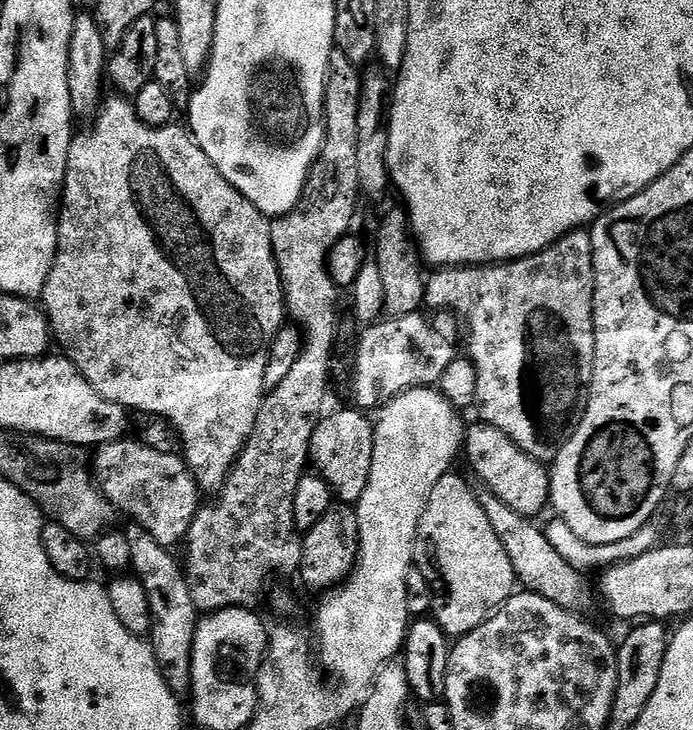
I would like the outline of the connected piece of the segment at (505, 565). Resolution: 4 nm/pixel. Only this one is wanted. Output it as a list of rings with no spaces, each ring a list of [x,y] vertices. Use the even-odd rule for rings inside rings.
[[[457,474],[444,476],[430,490],[430,498],[426,502],[426,510],[418,522],[416,535],[415,567],[422,570],[431,592],[431,615],[444,635],[459,638],[478,630],[496,612],[500,611],[518,588],[514,574],[514,566],[510,566],[510,554],[506,554],[506,546],[498,542],[498,534],[494,534],[494,526],[490,526],[490,518],[486,518],[486,510],[482,510],[480,496],[472,493],[472,488]]]

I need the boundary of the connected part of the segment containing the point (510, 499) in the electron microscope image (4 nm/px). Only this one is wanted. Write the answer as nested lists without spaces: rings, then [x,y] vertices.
[[[483,422],[467,429],[464,437],[466,456],[472,472],[485,484],[487,491],[496,499],[506,502],[510,510],[522,514],[525,518],[539,517],[543,508],[547,509],[552,494],[552,477],[549,469],[530,454],[526,454],[502,430]]]

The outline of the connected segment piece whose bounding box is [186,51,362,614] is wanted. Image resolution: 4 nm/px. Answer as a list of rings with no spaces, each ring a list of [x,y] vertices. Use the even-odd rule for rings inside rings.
[[[333,51],[332,57],[330,58],[330,66],[328,67],[328,85],[326,86],[326,94],[324,95],[324,145],[320,151],[320,156],[316,159],[316,165],[313,166],[312,172],[308,176],[304,193],[299,202],[296,203],[296,209],[290,214],[273,219],[270,224],[272,229],[272,249],[274,250],[276,265],[280,271],[280,281],[284,287],[284,306],[291,323],[303,332],[302,349],[300,351],[300,357],[294,362],[294,366],[290,368],[290,374],[286,374],[286,378],[282,378],[282,382],[278,382],[278,386],[271,389],[271,391],[265,395],[264,405],[260,408],[256,425],[248,439],[248,445],[240,452],[240,457],[236,460],[236,465],[232,467],[232,471],[228,474],[228,480],[218,494],[220,501],[218,501],[217,504],[210,505],[209,508],[208,505],[201,507],[200,511],[196,513],[194,522],[188,531],[188,539],[186,541],[186,549],[188,548],[188,560],[186,559],[188,585],[190,586],[190,594],[194,598],[194,606],[196,607],[197,613],[200,614],[221,612],[227,608],[259,609],[259,604],[263,602],[264,595],[268,592],[268,583],[270,583],[275,576],[295,577],[302,566],[304,541],[302,539],[301,529],[296,527],[294,496],[298,494],[298,482],[306,475],[306,469],[310,464],[314,430],[318,430],[318,426],[328,413],[335,412],[338,408],[338,404],[336,404],[335,400],[336,392],[332,389],[332,351],[336,348],[336,323],[340,320],[340,296],[342,296],[342,292],[341,289],[336,287],[336,284],[332,280],[332,275],[328,269],[328,255],[330,254],[330,250],[343,236],[349,235],[351,228],[348,227],[351,226],[352,219],[356,216],[356,203],[362,200],[360,183],[358,182],[358,98],[360,97],[361,75],[361,69],[357,64],[350,62],[350,58],[346,58],[340,52]]]

